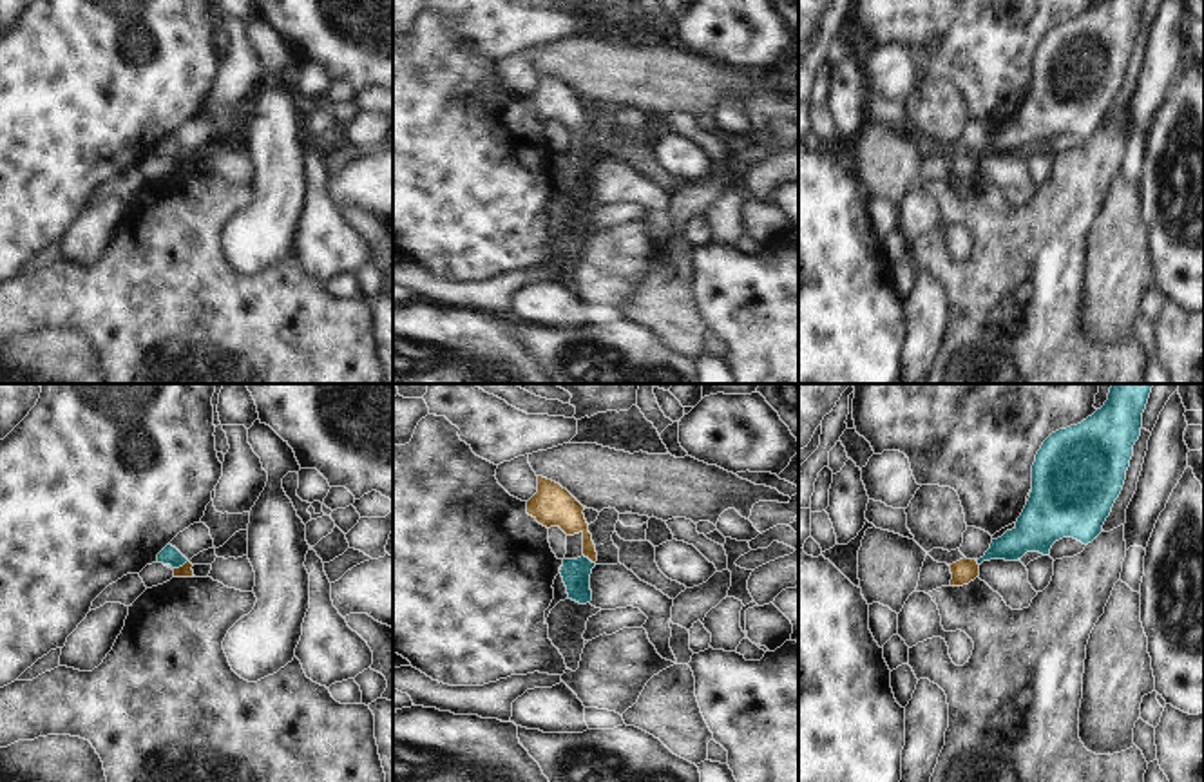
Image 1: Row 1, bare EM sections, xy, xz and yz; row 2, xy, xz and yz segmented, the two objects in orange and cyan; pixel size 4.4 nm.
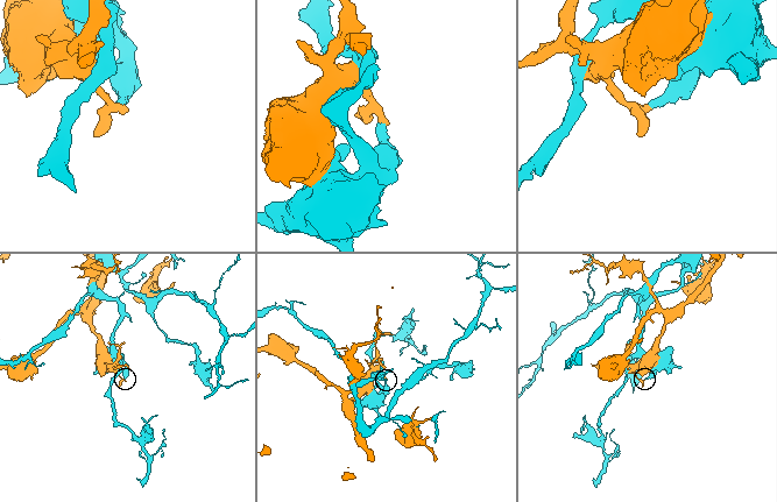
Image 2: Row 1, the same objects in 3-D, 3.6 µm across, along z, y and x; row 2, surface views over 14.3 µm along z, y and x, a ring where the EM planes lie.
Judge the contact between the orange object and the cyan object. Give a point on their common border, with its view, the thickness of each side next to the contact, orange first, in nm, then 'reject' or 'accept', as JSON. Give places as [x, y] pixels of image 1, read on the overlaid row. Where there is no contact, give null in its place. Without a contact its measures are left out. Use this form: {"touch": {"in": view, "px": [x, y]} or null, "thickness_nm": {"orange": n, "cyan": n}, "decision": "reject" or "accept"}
{"touch": {"in": "xy", "px": [180, 567]}, "thickness_nm": {"orange": 60, "cyan": 80}, "decision": "reject"}

